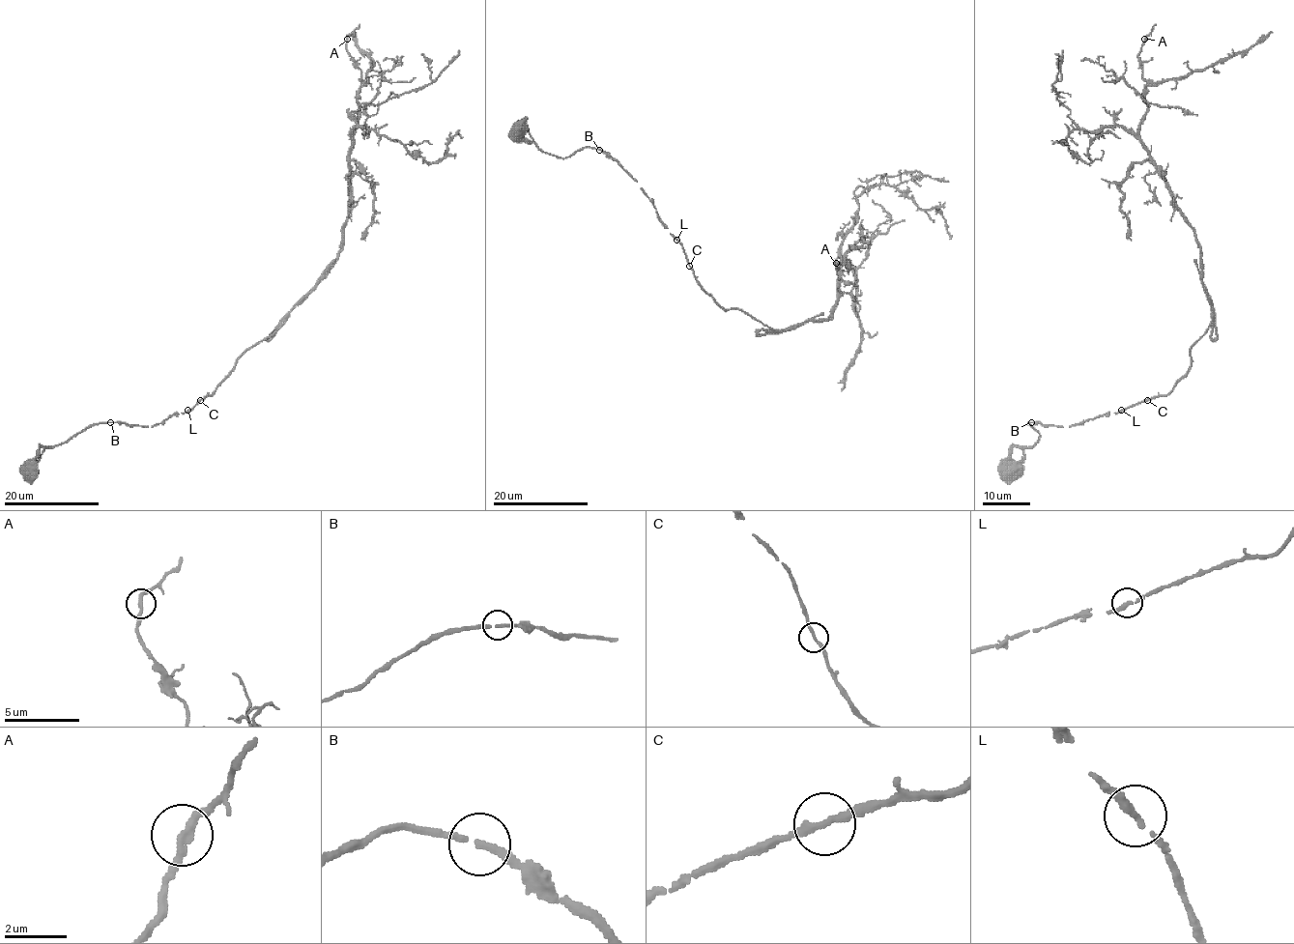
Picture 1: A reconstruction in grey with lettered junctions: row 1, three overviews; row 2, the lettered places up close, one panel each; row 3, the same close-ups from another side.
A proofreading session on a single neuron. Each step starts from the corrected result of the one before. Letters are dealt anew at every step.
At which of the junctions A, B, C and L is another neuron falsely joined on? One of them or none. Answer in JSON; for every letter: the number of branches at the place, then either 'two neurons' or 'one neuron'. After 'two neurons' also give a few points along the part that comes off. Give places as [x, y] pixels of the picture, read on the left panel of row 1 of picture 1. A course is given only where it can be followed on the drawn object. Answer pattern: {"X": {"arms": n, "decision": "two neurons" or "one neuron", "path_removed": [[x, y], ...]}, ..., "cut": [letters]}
{"A": {"arms": 2, "decision": "one neuron"}, "B": {"arms": 2, "decision": "one neuron"}, "C": {"arms": 2, "decision": "one neuron"}, "L": {"arms": 2, "decision": "one neuron"}, "cut": []}

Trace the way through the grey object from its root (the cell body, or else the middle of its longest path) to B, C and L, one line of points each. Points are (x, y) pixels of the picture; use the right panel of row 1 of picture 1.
B: (1011, 469), (1022, 459), (1023, 448), (1031, 447), (1038, 440), (1039, 434), (1028, 423), (1031, 422)
C: (1011, 469), (1022, 459), (1023, 448), (1038, 440), (1039, 434), (1030, 422), (1070, 427), (1120, 413), (1147, 399)
L: (1011, 469), (1022, 459), (1023, 448), (1031, 447), (1038, 440), (1039, 434), (1030, 422), (1070, 427), (1121, 411)

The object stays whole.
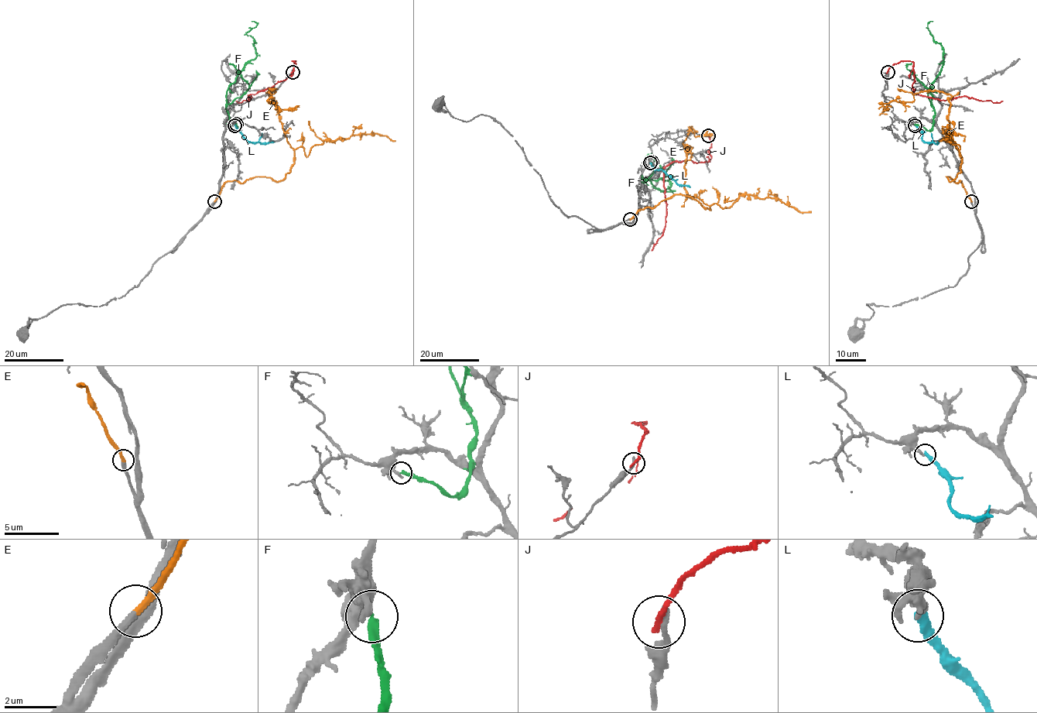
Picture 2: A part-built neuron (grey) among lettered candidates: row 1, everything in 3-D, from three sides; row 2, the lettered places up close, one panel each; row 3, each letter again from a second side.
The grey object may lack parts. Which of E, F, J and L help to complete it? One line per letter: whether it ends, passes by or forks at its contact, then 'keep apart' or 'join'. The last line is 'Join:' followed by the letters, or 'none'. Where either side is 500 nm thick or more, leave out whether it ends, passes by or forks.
E: it ends; join
F: it ends; keep apart
J: it ends; keep apart
L: it ends; keep apart
Join: E

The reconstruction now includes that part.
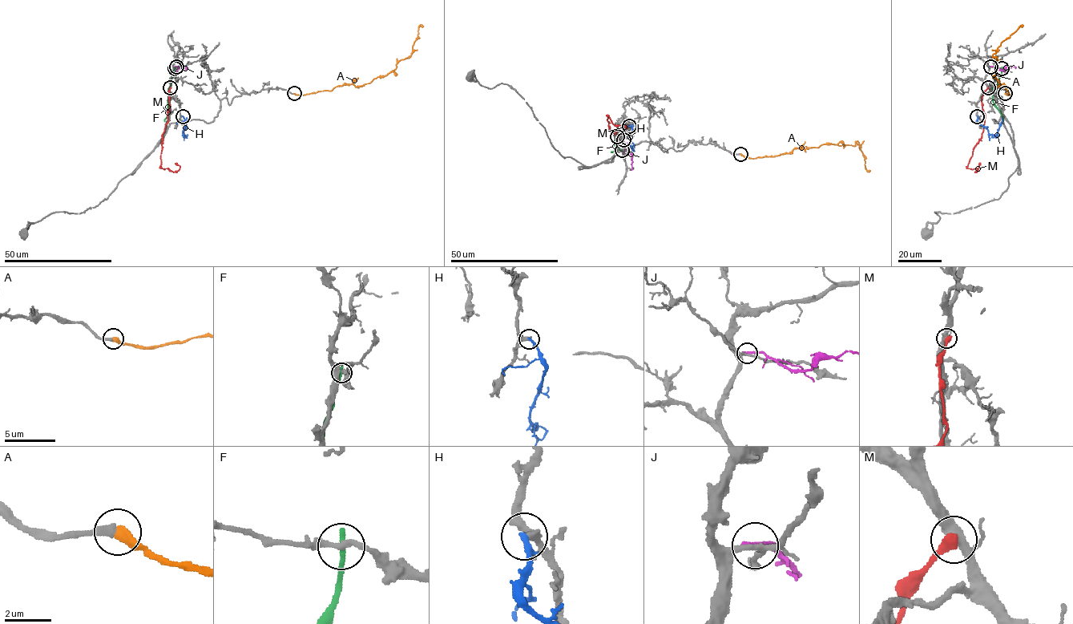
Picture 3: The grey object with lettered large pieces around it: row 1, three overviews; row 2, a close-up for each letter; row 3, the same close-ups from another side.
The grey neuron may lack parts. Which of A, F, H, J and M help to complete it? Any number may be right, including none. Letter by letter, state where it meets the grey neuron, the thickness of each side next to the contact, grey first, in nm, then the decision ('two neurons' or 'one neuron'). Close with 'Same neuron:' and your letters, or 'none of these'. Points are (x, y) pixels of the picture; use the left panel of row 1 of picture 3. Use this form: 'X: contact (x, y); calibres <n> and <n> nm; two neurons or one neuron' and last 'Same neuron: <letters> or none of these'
A: contact (294, 93); calibres 320 and 460 nm; one neuron
F: contact (175, 68); calibres 200 and 280 nm; two neurons
H: contact (183, 116); calibres 300 and 280 nm; two neurons
J: contact (176, 66); calibres 220 and 280 nm; two neurons
M: contact (170, 87); calibres 380 and 460 nm; two neurons
Same neuron: A

